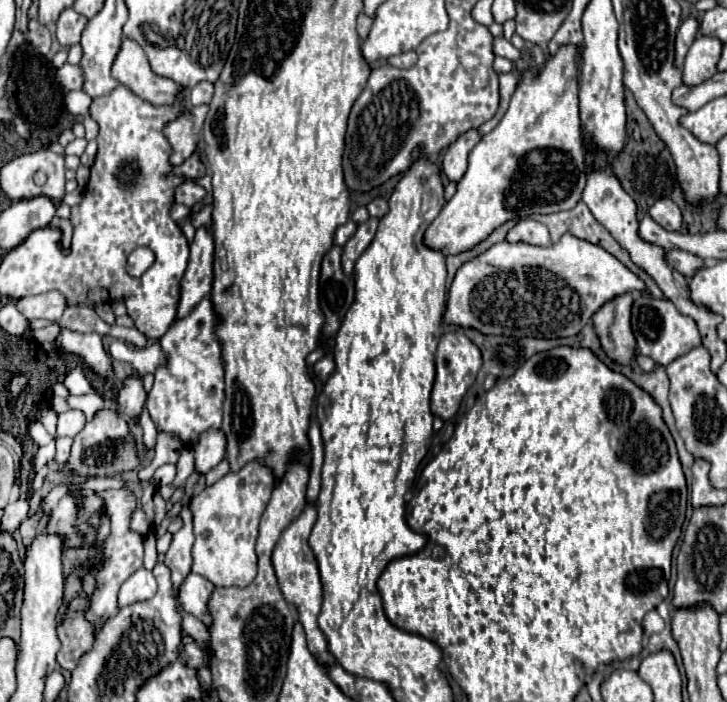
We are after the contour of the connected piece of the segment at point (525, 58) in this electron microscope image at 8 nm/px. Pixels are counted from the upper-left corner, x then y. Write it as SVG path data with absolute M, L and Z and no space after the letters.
M561 45L559 51L555 55L545 55L545 63L541 67L533 65L531 61L531 55L523 49L521 51L521 57L517 61L513 61L513 71L517 73L517 89L511 97L511 103L509 103L509 109L505 111L503 119L499 121L499 125L481 137L481 141L473 147L473 151L469 153L469 167L467 167L467 173L463 175L463 179L457 183L457 191L455 195L443 205L441 213L437 215L437 219L427 227L425 235L423 235L423 243L425 247L429 249L435 249L435 251L441 251L445 255L459 255L463 251L469 251L473 249L475 245L479 245L483 239L487 239L497 227L501 227L505 221L511 221L511 219L525 219L529 215L535 215L535 213L557 213L557 211L567 211L571 207L577 205L577 201L581 199L581 193L585 189L585 163L583 163L583 141L581 137L581 125L580 125L580 112L579 112L579 47L577 45Z

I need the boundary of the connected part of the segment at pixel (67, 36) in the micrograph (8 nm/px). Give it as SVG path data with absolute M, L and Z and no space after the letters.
M65 9L59 15L57 21L57 41L61 47L71 47L75 43L79 43L79 35L83 33L87 19L83 15L79 15L75 9Z

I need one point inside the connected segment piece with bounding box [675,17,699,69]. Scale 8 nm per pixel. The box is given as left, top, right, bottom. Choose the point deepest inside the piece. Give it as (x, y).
(687, 32)

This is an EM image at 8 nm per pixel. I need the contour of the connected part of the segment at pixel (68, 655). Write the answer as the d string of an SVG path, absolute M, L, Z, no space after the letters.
M75 599L75 603L71 603L65 623L57 627L57 637L61 641L57 663L67 671L73 671L79 665L81 657L93 647L93 627L91 623L87 623L87 619L83 619L81 613L85 605L85 599Z

